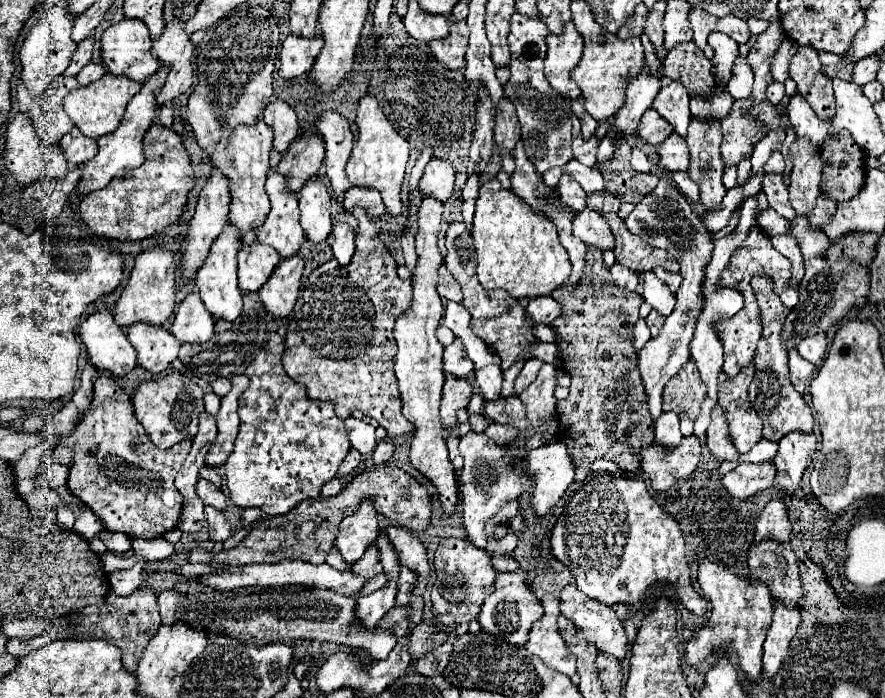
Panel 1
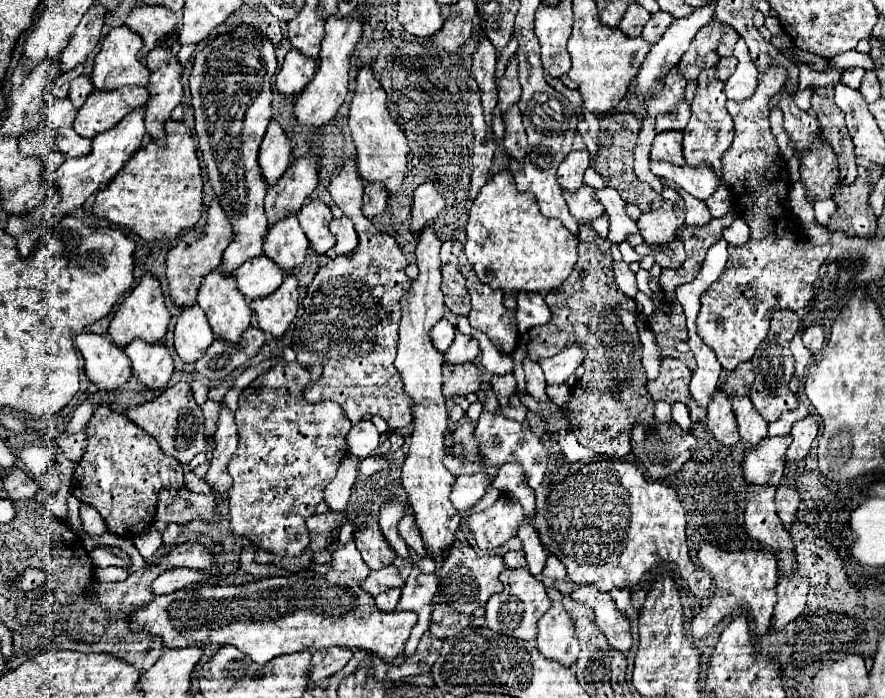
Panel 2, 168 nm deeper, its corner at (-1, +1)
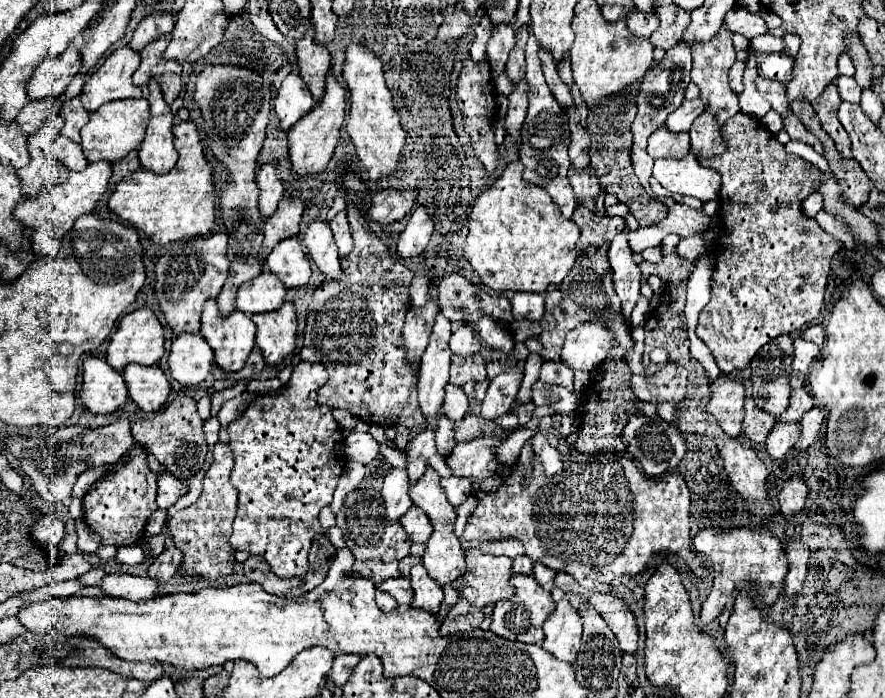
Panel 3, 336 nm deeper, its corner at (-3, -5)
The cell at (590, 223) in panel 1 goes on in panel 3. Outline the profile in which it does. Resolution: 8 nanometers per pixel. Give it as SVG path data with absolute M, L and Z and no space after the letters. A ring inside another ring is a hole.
M587 169L583 173L569 171L567 177L569 177L569 183L573 187L573 195L575 195L577 203L583 207L595 209L595 199L599 197L601 187L599 187L599 179L593 175L593 171L591 169Z

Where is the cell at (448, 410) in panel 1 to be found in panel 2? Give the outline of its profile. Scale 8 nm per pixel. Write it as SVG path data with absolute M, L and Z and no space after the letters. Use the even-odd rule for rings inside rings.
M467 361L461 365L453 363L443 363L443 395L445 399L451 399L455 395L467 395L475 393L483 383L483 373L481 369Z

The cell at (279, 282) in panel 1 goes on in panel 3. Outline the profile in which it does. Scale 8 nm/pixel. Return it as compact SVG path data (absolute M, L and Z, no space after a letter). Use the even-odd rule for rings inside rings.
M285 301L277 311L257 313L251 319L257 325L255 343L267 363L277 365L289 353L293 353L297 335L297 313L291 301Z

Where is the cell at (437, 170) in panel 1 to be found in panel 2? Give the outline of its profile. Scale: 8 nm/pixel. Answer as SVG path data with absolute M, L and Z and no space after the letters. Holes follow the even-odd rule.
M423 183L423 185L419 185L415 189L415 195L413 195L409 231L411 233L421 233L423 227L429 225L439 215L439 211L443 207L445 207L445 199L436 184Z

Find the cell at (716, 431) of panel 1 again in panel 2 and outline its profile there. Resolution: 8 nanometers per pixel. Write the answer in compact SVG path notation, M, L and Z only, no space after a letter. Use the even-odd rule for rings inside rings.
M715 391L711 397L711 403L707 407L707 427L715 435L715 439L727 447L739 443L739 431L735 413L731 409L731 403L725 393Z

